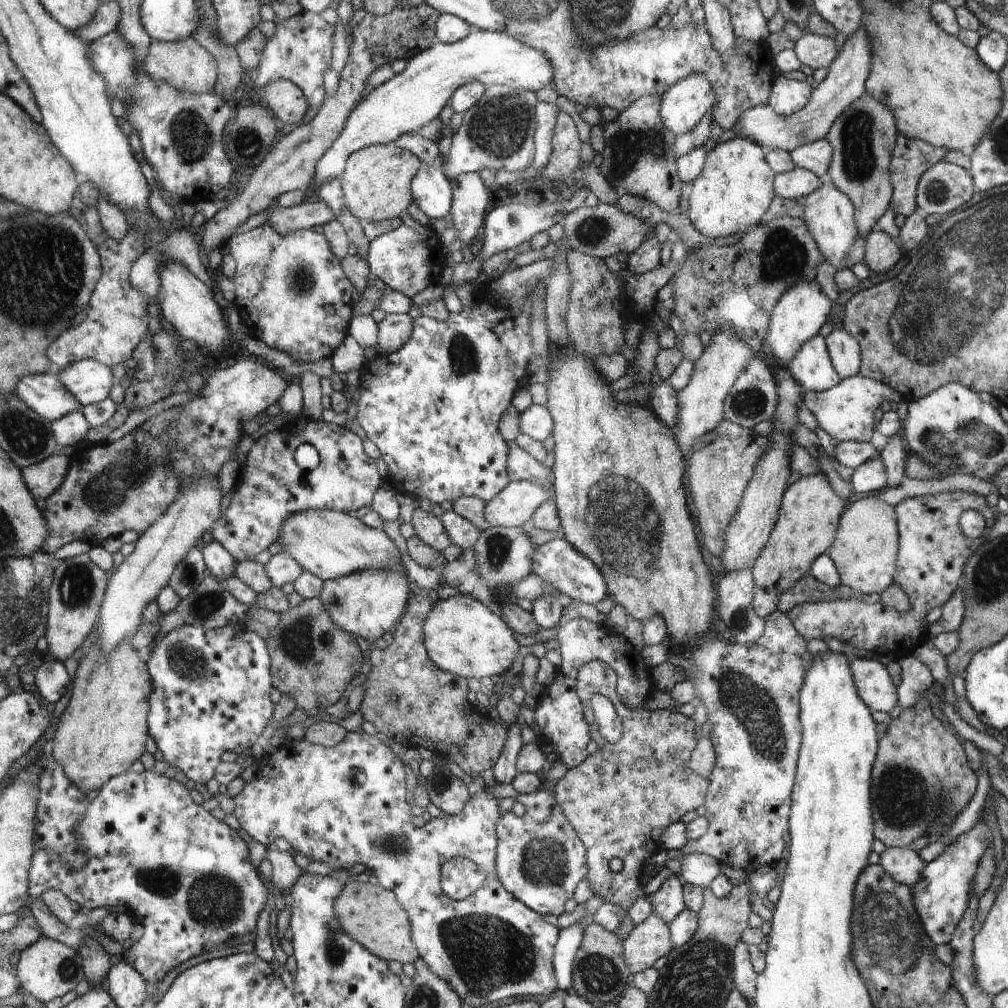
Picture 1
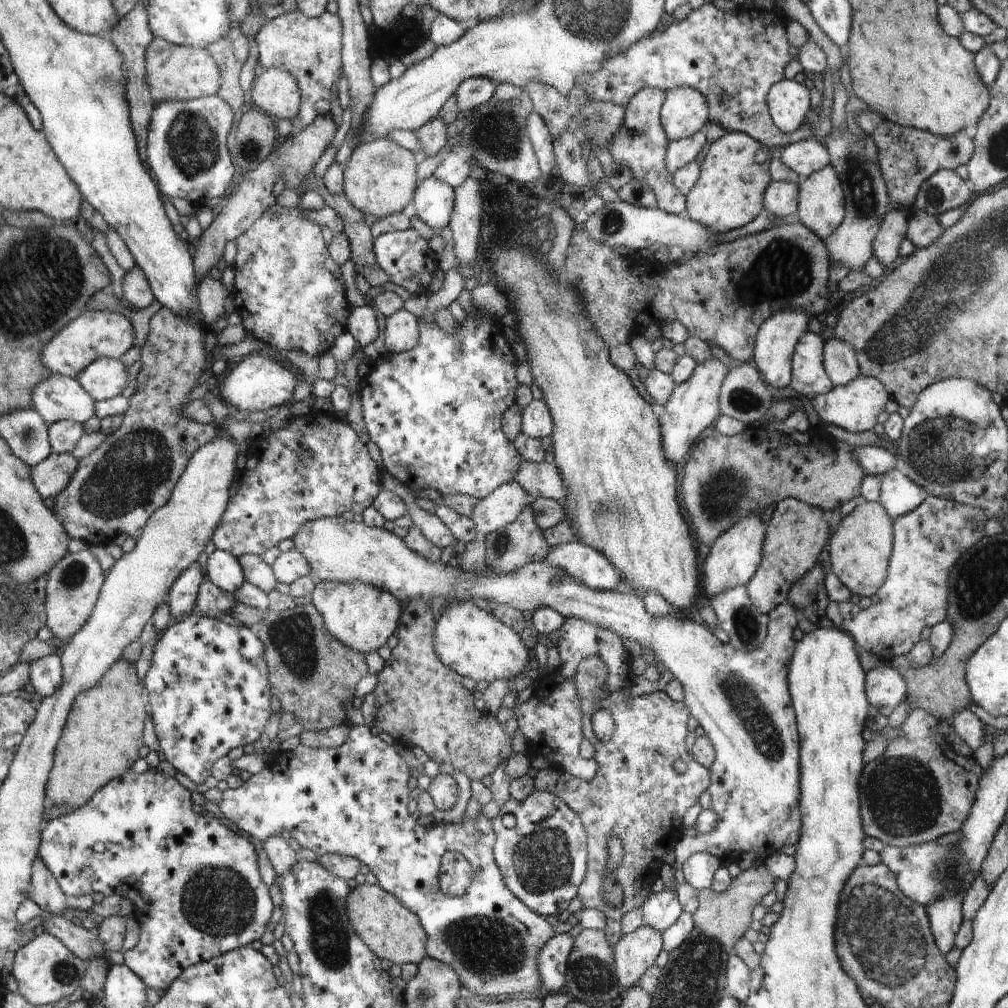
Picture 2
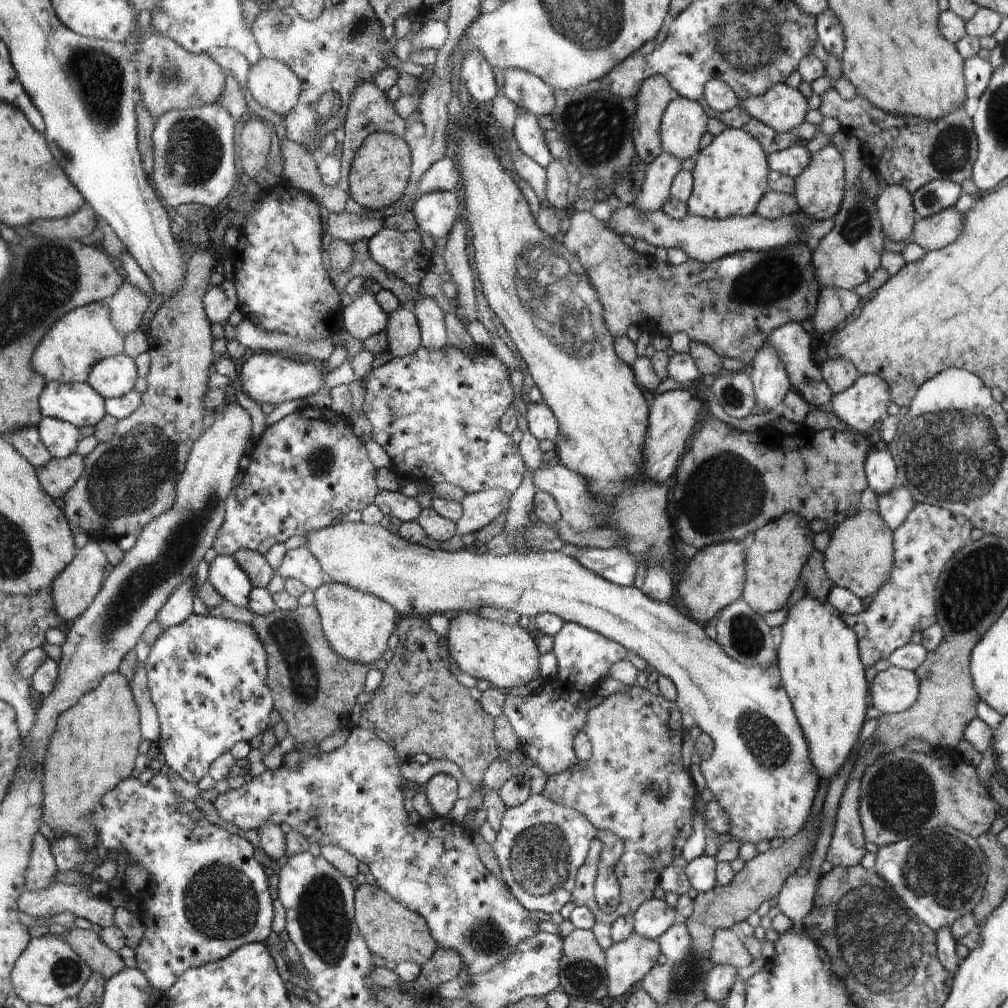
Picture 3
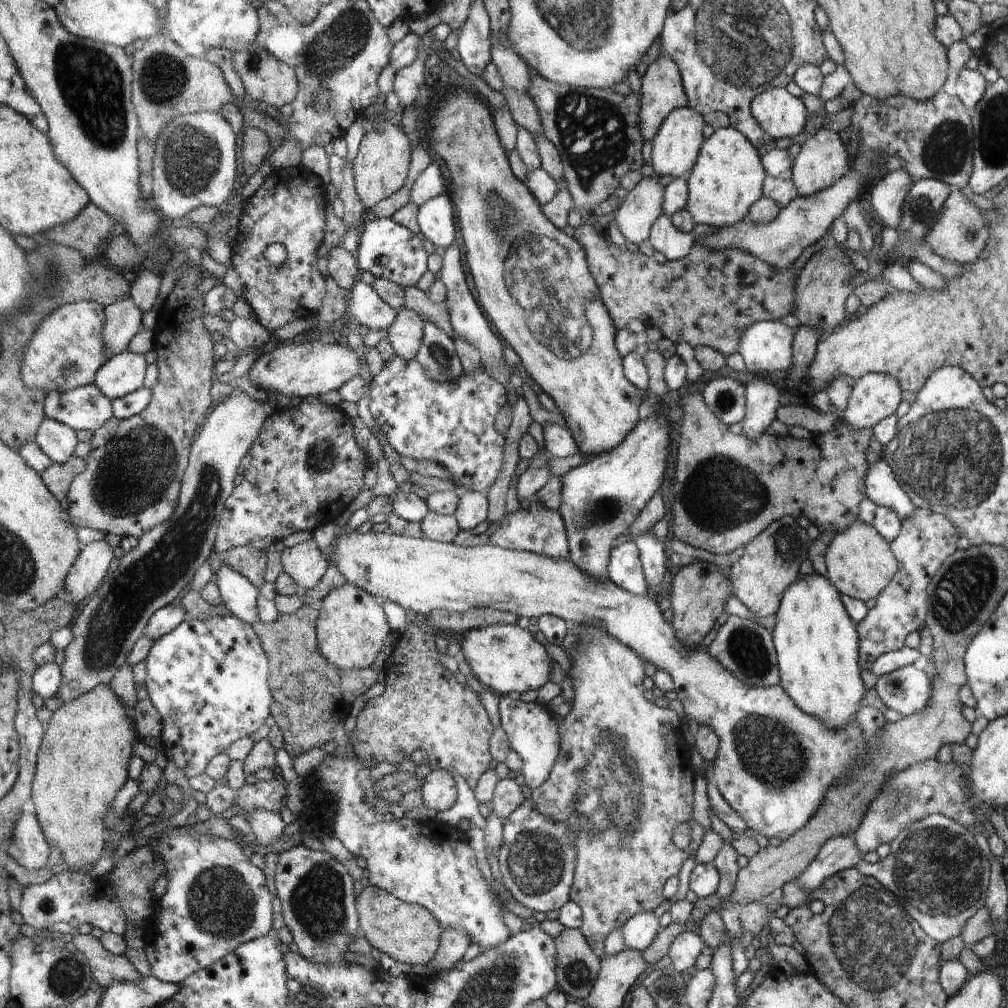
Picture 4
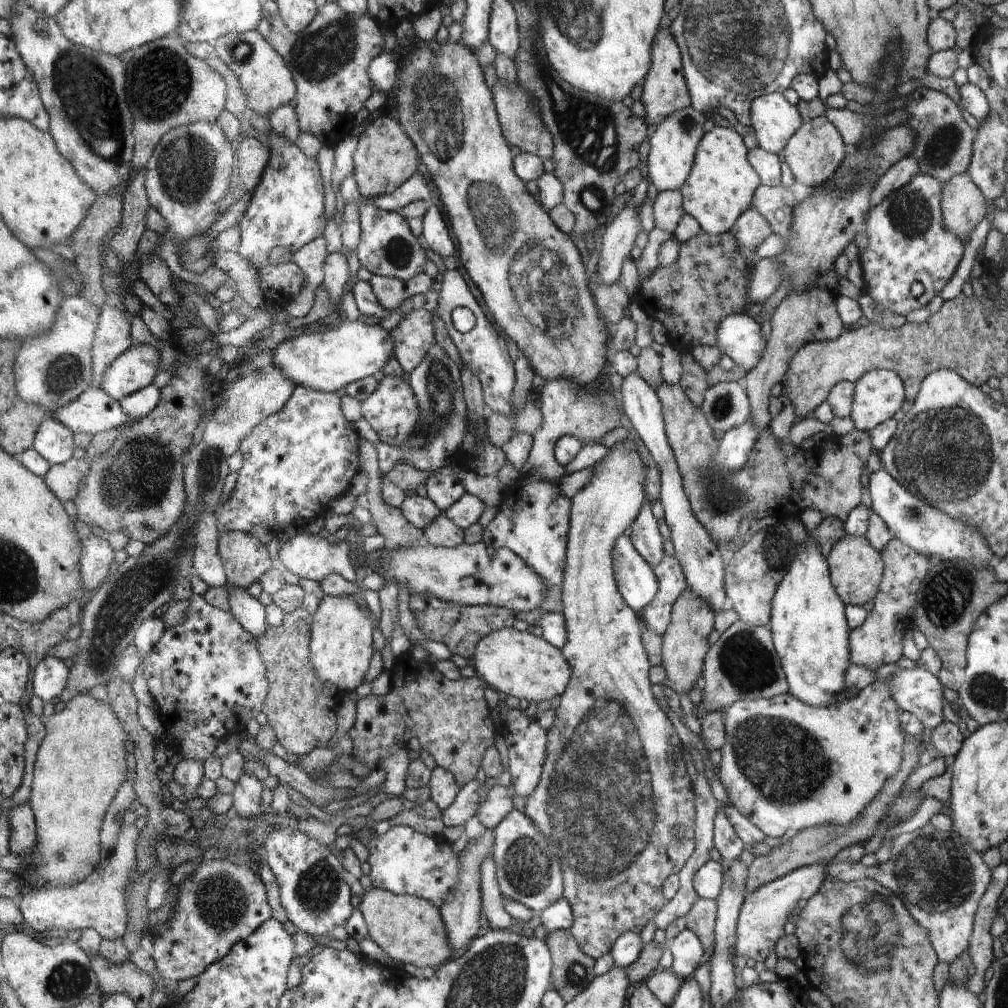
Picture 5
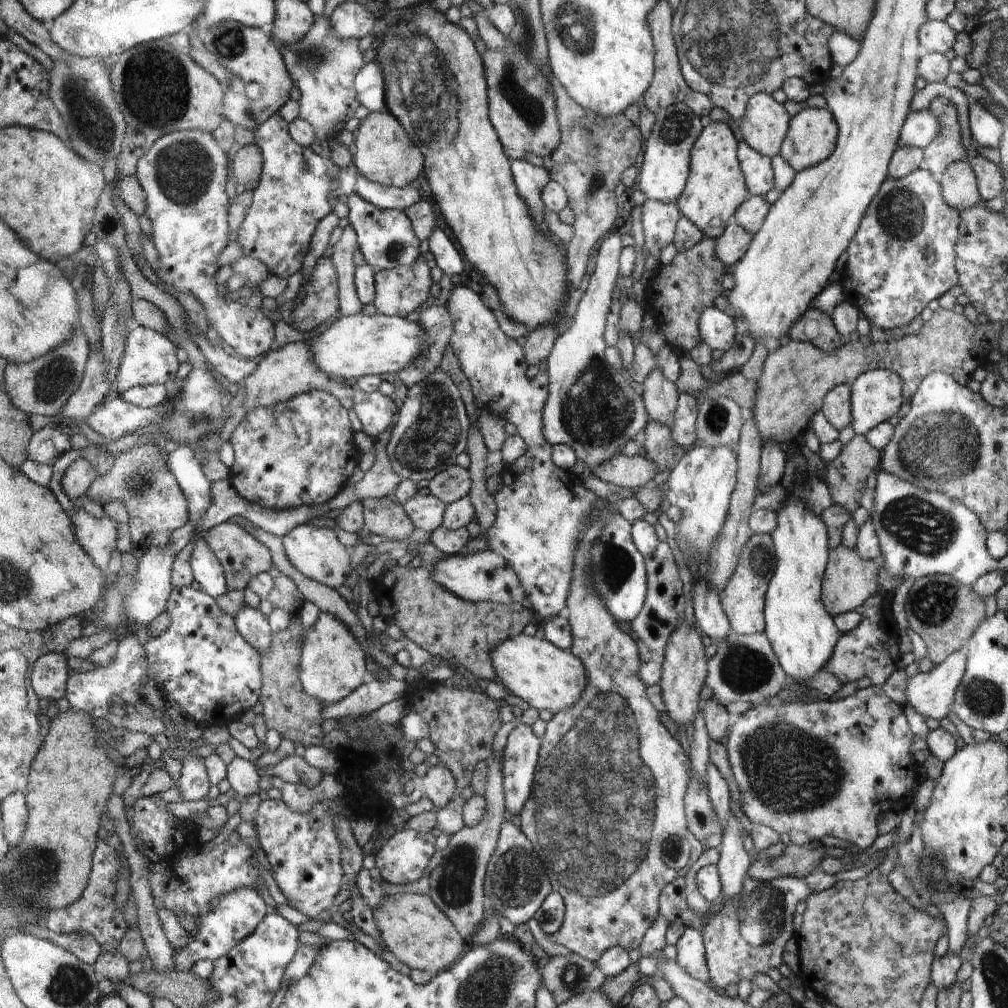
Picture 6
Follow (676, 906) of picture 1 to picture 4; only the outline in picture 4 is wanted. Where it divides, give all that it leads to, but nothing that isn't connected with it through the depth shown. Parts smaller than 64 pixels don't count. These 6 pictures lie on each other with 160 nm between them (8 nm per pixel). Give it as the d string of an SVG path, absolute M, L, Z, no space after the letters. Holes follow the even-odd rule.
M653 912L636 914L621 928L624 948L642 953L652 944L660 930L659 918L656 918Z

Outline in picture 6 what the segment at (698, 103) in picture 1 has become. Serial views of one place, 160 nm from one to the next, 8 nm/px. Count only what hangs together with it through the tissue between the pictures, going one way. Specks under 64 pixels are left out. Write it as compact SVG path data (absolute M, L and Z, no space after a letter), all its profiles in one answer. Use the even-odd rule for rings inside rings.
M684 103L670 105L656 113L656 121L652 133L646 141L642 170L638 171L638 182L633 189L639 189L647 199L676 202L685 190L691 173L693 146L700 136L703 126L700 117Z

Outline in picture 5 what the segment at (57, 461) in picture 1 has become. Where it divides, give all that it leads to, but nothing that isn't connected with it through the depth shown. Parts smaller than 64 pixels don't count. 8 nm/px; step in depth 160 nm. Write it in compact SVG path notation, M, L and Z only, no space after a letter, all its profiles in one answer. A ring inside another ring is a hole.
M76 458L66 463L52 465L44 479L45 483L62 502L72 501L80 490L82 478L90 472L90 466L86 459L76 460Z

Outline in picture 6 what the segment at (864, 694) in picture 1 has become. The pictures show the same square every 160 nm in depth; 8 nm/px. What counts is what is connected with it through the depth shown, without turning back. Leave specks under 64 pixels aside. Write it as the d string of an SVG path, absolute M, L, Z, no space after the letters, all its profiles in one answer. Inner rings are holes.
M966 649L950 654L927 673L919 672L907 679L907 703L925 719L941 721L948 716L955 692L965 671Z

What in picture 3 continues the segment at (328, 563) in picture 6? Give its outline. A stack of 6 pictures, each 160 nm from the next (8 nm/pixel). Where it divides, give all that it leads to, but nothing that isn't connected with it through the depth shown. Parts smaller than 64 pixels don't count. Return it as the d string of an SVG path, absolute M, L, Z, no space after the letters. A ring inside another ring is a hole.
M302 546L295 550L287 550L281 566L276 574L282 579L290 578L298 580L304 584L306 589L316 591L322 586L321 564L318 564L316 556L310 551L309 547Z

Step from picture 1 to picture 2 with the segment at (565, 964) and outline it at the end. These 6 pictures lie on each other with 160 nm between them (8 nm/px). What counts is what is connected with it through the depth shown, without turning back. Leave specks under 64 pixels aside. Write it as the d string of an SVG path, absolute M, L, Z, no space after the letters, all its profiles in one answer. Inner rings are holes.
M558 933L558 936L552 938L541 951L539 955L539 973L543 980L541 985L543 994L564 989L567 976L564 976L564 970L560 970L560 964L567 962L568 966L574 942L574 938L569 933Z

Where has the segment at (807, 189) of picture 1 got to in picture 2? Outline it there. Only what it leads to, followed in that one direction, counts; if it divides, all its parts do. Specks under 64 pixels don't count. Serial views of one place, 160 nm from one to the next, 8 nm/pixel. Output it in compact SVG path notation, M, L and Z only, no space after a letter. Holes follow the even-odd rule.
M775 181L766 190L763 203L767 216L783 218L796 212L800 207L798 182Z

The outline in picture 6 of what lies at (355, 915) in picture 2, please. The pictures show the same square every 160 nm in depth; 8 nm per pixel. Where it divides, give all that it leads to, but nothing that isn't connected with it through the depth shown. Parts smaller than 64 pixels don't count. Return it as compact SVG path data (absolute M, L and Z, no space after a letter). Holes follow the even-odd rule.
M398 893L395 896L388 895L378 908L373 910L373 917L378 925L383 946L388 948L402 964L408 968L428 970L434 975L450 968L462 957L468 948L467 941L461 937L457 927L450 922L449 917L437 906L437 903L427 893Z

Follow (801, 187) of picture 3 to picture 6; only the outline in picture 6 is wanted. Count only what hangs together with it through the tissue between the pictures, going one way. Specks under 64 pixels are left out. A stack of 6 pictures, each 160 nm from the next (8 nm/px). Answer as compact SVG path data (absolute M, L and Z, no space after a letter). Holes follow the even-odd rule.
M810 107L801 110L796 116L791 118L791 125L787 134L785 144L781 146L781 156L789 162L789 165L802 172L818 165L835 152L837 138L840 134L840 128L837 126L837 119L828 109L819 109Z

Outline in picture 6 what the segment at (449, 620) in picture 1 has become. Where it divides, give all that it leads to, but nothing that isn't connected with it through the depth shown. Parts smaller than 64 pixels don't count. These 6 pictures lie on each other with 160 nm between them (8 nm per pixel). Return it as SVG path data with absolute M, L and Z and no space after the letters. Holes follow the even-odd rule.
M517 634L516 637L500 641L499 645L493 648L491 654L493 668L498 673L498 680L503 684L509 694L515 694L518 698L522 698L524 702L528 702L529 706L534 710L550 710L557 713L576 705L580 700L581 694L584 693L585 686L588 684L588 672L585 665L570 650L562 650L561 647L554 646L548 639L542 639L538 636L530 636Z

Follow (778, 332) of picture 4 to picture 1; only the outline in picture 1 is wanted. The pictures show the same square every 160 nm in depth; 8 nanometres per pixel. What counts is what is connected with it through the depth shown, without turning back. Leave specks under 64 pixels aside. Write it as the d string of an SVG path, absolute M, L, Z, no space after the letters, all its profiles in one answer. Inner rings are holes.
M821 335L810 338L800 346L788 364L792 378L810 392L824 392L841 382L829 357L828 344Z

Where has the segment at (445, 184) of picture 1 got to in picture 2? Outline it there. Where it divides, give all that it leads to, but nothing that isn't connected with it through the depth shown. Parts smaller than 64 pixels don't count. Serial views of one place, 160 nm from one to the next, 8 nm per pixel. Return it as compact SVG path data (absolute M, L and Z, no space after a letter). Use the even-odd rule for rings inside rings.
M430 175L418 183L414 197L416 214L433 229L442 230L448 226L455 204L456 190L442 179Z

